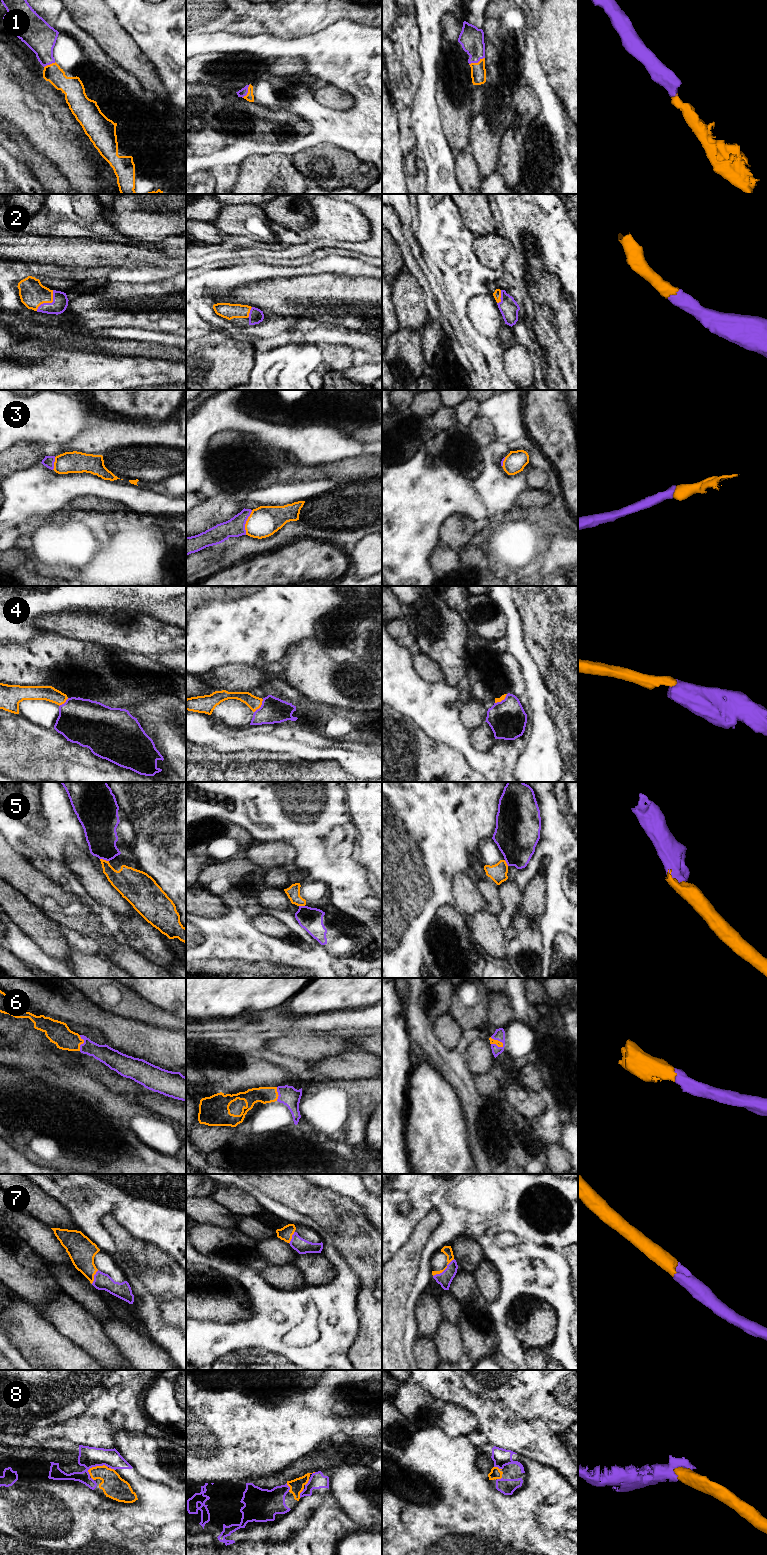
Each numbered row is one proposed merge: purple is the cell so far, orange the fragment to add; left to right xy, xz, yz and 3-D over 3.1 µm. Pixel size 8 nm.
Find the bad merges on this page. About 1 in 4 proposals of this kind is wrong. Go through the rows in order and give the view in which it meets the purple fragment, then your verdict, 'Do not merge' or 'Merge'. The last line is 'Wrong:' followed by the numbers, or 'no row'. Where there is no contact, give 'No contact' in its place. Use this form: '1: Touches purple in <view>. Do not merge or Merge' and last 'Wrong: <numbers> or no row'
1: Touches purple in yz. Merge
2: Touches purple in xy. Merge
3: Touches purple in xz. Merge
4: Touches purple in xz. Merge
5: Touches purple in xy. Do not merge
6: Touches purple in yz. Merge
7: Touches purple in xy. Merge
8: Touches purple in xy. Merge
Wrong: 5

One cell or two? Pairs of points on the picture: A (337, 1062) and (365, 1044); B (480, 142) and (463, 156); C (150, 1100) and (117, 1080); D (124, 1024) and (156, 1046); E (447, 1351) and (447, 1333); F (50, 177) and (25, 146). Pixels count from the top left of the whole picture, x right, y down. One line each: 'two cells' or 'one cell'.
A: two cells
B: two cells
C: two cells
D: one cell
E: one cell
F: one cell

